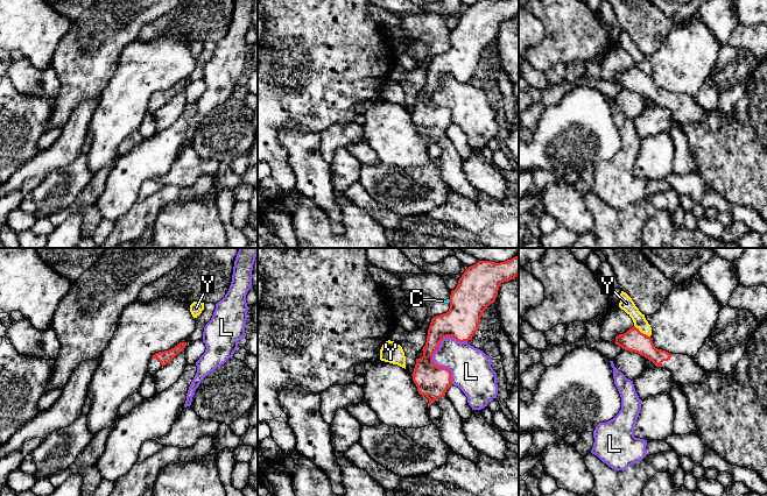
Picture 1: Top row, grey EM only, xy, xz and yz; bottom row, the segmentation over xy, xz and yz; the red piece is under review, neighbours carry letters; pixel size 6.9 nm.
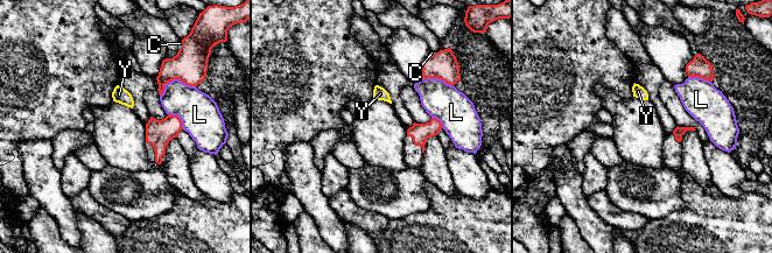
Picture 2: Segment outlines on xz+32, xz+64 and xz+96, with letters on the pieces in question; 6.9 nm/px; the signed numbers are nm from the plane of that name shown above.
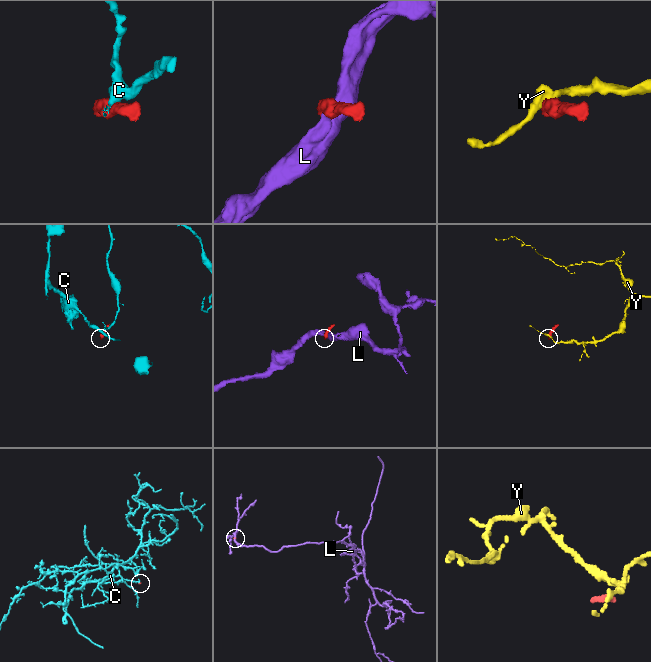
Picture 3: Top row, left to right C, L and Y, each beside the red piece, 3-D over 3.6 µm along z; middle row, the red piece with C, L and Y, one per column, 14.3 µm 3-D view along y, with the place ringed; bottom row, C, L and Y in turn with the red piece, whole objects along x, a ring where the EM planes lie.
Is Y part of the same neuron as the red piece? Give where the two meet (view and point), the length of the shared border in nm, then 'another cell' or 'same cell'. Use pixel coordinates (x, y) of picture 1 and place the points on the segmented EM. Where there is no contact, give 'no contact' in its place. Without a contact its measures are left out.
meets red in yz at (642, 333); contact 140 nm long; another cell

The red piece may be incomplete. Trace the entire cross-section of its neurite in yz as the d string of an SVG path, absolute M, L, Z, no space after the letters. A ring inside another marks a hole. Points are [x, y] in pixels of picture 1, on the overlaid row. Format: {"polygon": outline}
{"polygon": "M635 326L626 333L617 335L614 343L625 350L645 356L656 367L669 370L678 387L688 383L702 383L706 378L706 371L695 362L695 359L684 354L670 354L657 349L652 338L641 333Z"}

